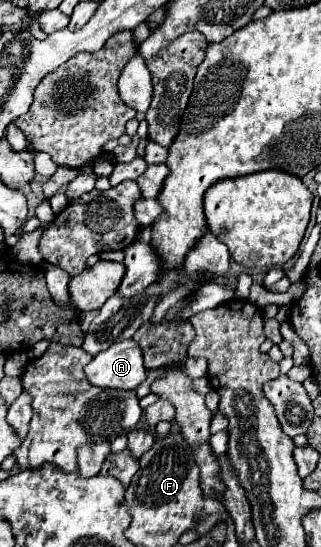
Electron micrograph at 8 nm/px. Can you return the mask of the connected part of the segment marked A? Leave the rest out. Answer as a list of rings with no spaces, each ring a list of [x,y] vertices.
[[[123,340],[93,356],[85,366],[85,374],[93,386],[135,390],[145,380],[147,370],[139,344],[135,340]]]

